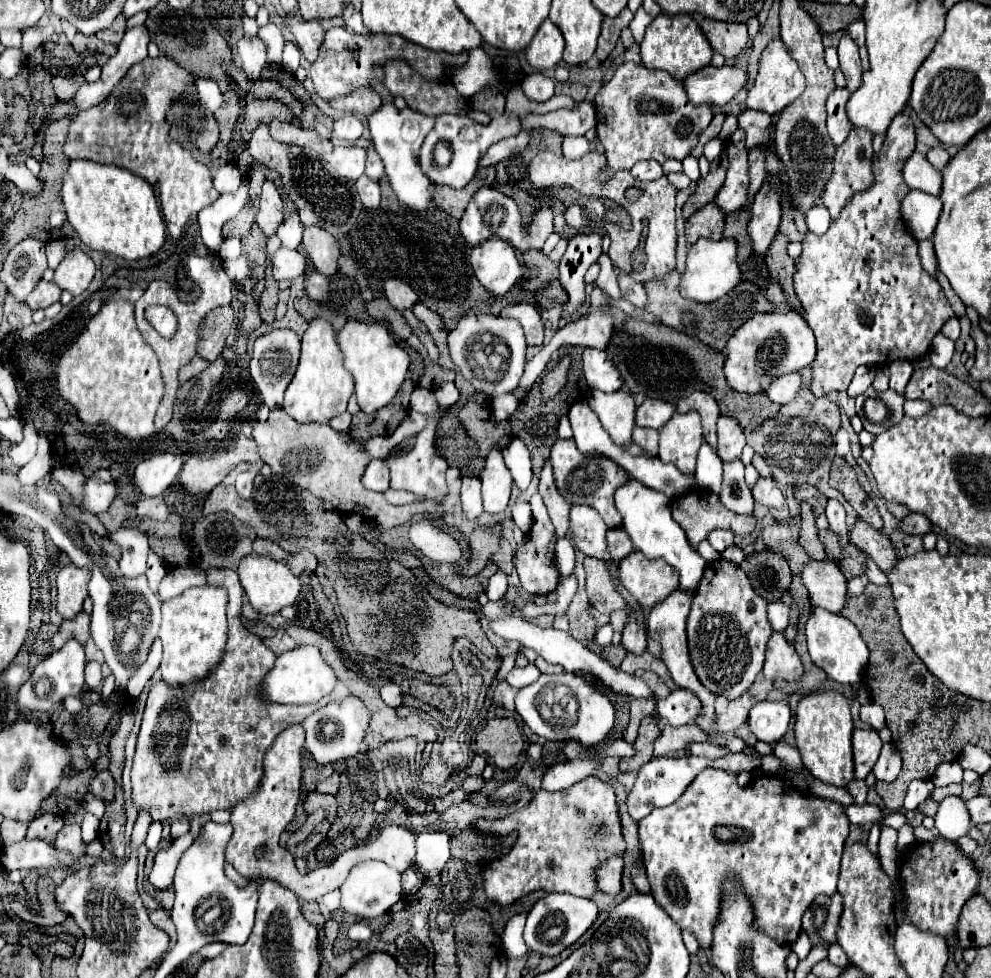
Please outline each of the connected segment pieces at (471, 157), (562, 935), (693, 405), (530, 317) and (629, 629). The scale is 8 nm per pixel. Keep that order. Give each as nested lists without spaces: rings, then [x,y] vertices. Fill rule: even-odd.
[[[440,115],[436,117],[436,123],[432,127],[432,131],[426,135],[420,153],[418,153],[418,163],[422,167],[422,173],[434,183],[434,185],[448,185],[452,189],[462,189],[464,185],[468,185],[468,181],[474,177],[476,169],[478,169],[478,159],[484,155],[484,149],[488,149],[492,143],[506,139],[506,137],[514,137],[522,131],[522,121],[520,117],[494,117],[488,125],[480,125],[476,121],[472,121],[466,115]],[[436,143],[446,143],[452,151],[452,161],[446,167],[438,167],[432,161],[432,153]]]
[[[548,893],[540,897],[536,905],[530,909],[524,927],[524,941],[530,951],[538,951],[540,955],[558,955],[562,949],[578,941],[590,929],[596,917],[598,917],[598,907],[592,899],[584,899],[568,893]]]
[[[694,391],[690,397],[684,397],[678,401],[678,411],[688,413],[688,411],[698,411],[702,417],[702,427],[704,427],[704,439],[706,443],[716,449],[716,419],[720,415],[716,401],[702,391]]]
[[[508,305],[504,309],[504,315],[516,319],[526,335],[528,345],[540,345],[544,339],[544,329],[540,323],[540,311],[532,305]]]
[[[630,613],[628,625],[622,633],[622,645],[632,655],[642,655],[646,651],[646,633],[644,633],[644,629],[640,629],[640,625],[636,625],[636,617],[632,617],[632,613]]]

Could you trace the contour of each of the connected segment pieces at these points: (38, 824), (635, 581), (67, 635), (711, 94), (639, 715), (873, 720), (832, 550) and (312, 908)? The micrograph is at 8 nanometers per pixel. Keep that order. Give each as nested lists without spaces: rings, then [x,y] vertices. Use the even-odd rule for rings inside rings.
[[[44,813],[40,817],[36,817],[26,833],[26,838],[28,839],[42,839],[50,845],[54,845],[56,841],[56,835],[58,831],[64,827],[64,819],[62,815],[56,815],[56,813]]]
[[[636,551],[620,561],[620,581],[650,611],[678,587],[678,573],[664,559],[646,559]]]
[[[80,611],[74,619],[62,621],[58,633],[52,637],[52,645],[54,649],[60,649],[68,639],[78,639],[84,645],[88,637],[90,637],[90,615]]]
[[[708,65],[688,75],[688,79],[684,79],[682,83],[694,105],[710,103],[722,107],[730,99],[734,99],[738,91],[744,89],[744,85],[748,83],[748,71],[730,65],[722,67]]]
[[[630,699],[630,723],[628,723],[628,729],[626,729],[626,733],[624,733],[624,741],[634,743],[640,721],[642,721],[644,717],[652,715],[652,713],[654,713],[652,701],[648,701],[648,699]]]
[[[866,703],[860,707],[860,719],[868,723],[872,729],[882,729],[884,723],[884,709],[876,703]]]
[[[830,529],[818,531],[818,539],[822,541],[822,545],[826,549],[826,557],[830,561],[838,563],[838,567],[846,579],[852,579],[852,577],[864,573],[864,561],[868,557],[860,549],[856,549],[854,545],[848,545],[842,549],[836,541],[836,533],[832,533]]]
[[[316,901],[304,903],[304,905],[302,905],[302,913],[304,913],[304,917],[306,917],[314,927],[318,927],[318,929],[322,929],[322,927],[326,925],[326,919],[324,919],[324,915],[320,913],[320,907],[318,907]]]

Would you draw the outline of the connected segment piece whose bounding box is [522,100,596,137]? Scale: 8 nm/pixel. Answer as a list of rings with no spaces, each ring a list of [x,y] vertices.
[[[578,102],[572,109],[558,109],[548,115],[528,113],[524,119],[524,129],[554,129],[562,135],[584,135],[588,129],[596,127],[596,107],[593,102]]]

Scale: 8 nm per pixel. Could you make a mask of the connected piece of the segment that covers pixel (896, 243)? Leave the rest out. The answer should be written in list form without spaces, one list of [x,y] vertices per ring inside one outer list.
[[[900,113],[894,117],[894,121],[890,123],[888,127],[888,133],[886,133],[886,139],[882,143],[882,149],[874,155],[872,159],[872,171],[874,171],[874,185],[870,189],[866,189],[864,193],[856,193],[848,203],[846,207],[842,209],[840,217],[832,219],[830,223],[830,229],[816,237],[806,237],[802,239],[802,255],[796,259],[796,273],[794,273],[794,289],[796,289],[796,295],[802,303],[802,315],[804,319],[808,321],[808,325],[814,329],[814,335],[816,335],[816,343],[818,343],[818,353],[816,353],[816,359],[812,361],[812,383],[810,383],[810,391],[816,395],[816,397],[822,397],[826,395],[828,391],[836,389],[836,391],[846,391],[846,387],[850,385],[850,379],[854,375],[854,369],[860,367],[860,365],[868,365],[868,367],[874,367],[874,365],[890,365],[892,361],[898,361],[898,359],[906,359],[906,361],[916,361],[920,357],[924,357],[928,351],[930,351],[930,345],[932,345],[932,339],[934,335],[942,329],[942,325],[954,317],[956,313],[952,311],[942,287],[938,285],[938,281],[934,277],[930,277],[930,273],[924,271],[924,267],[920,265],[920,257],[918,257],[918,241],[908,233],[904,221],[902,221],[902,213],[900,213],[900,203],[902,199],[910,193],[910,187],[904,185],[904,179],[902,179],[902,167],[904,163],[908,161],[908,157],[914,153],[914,147],[916,147],[916,139],[914,139],[914,125],[912,125],[912,119],[906,115],[906,113]]]

